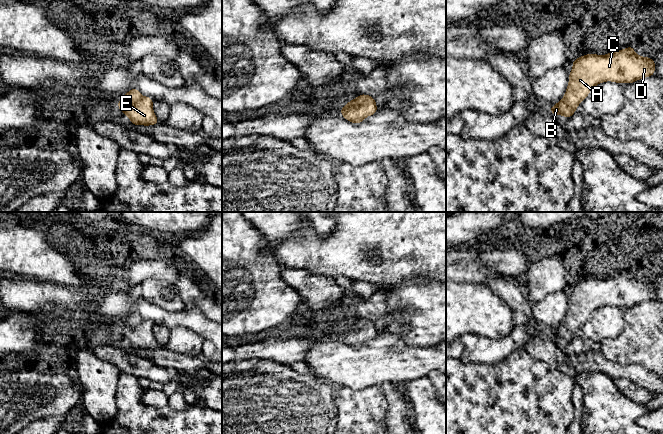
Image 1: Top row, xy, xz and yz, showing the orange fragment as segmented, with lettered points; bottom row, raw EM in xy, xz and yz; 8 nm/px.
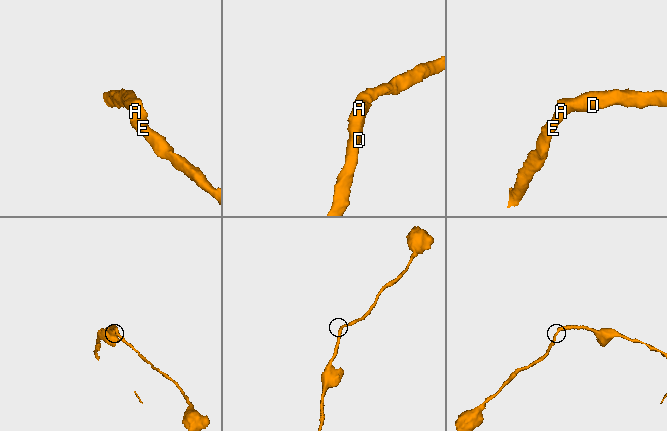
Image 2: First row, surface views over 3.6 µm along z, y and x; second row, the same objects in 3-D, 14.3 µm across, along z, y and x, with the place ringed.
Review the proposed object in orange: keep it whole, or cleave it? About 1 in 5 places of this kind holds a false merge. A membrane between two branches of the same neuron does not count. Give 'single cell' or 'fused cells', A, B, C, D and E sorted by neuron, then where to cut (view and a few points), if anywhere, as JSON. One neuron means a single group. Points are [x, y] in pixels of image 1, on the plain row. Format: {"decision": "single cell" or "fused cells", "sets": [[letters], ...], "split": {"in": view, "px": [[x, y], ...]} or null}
{"decision": "single cell", "sets": [["A", "B", "C", "D", "E"]], "split": null}

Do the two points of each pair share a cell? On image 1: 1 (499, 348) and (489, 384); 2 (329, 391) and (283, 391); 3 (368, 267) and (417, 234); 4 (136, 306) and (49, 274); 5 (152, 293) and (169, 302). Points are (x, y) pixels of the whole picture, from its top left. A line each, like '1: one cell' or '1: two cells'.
1: two cells
2: one cell
3: one cell
4: two cells
5: one cell

